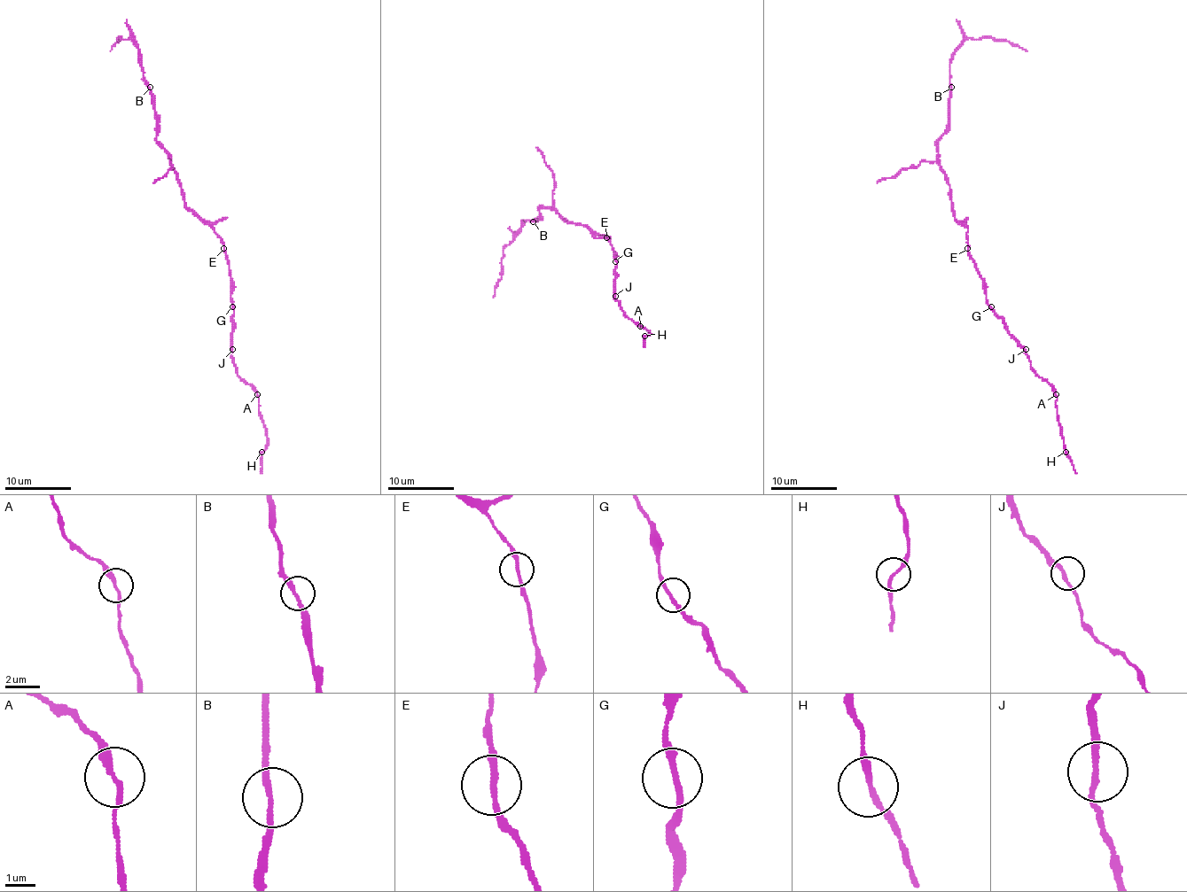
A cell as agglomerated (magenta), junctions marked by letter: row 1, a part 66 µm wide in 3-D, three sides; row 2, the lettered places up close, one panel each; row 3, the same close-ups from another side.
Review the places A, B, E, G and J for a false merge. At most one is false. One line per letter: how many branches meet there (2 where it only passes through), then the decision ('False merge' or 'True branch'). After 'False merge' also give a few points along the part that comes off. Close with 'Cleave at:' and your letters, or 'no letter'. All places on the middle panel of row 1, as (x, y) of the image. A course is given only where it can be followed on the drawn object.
A: Branches: 2. True branch
B: Branches: 2. True branch
E: Branches: 2. True branch
G: Branches: 2. True branch
J: Branches: 2. True branch
Cleave at: no letter

